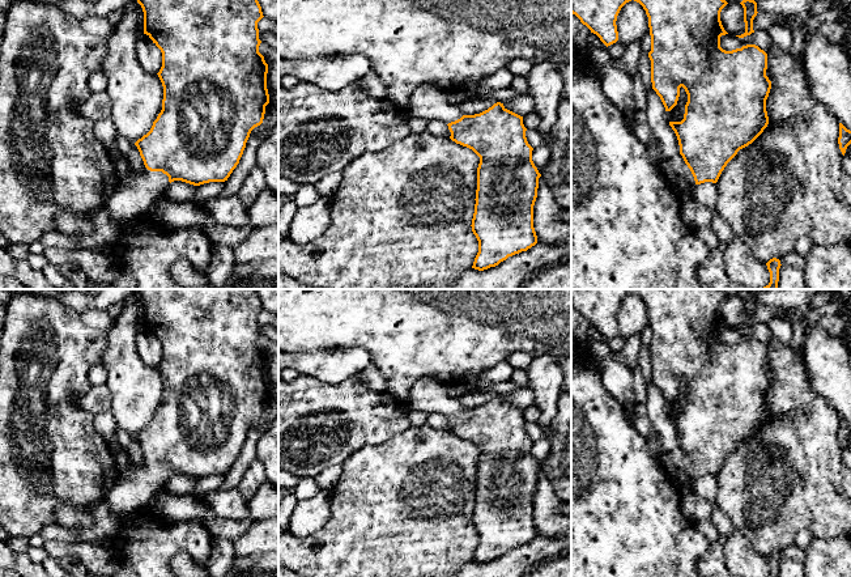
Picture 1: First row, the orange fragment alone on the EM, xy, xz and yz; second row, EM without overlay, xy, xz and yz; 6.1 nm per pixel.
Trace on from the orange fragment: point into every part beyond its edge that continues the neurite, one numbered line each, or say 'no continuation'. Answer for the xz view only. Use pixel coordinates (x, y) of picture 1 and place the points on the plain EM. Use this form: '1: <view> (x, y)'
1: xz (429, 395)

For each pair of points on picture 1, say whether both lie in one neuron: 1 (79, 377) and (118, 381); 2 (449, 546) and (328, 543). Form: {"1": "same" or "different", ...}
{"1": "different", "2": "same"}

